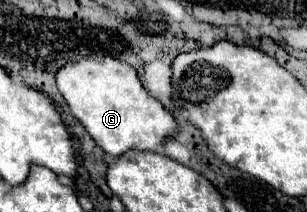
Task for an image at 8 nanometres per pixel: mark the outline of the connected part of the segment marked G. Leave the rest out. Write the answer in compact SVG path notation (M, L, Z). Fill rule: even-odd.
M110 55L66 61L64 67L56 71L56 85L72 115L112 157L118 157L128 149L158 151L178 129L174 117L160 105L160 101L146 93L136 69Z

